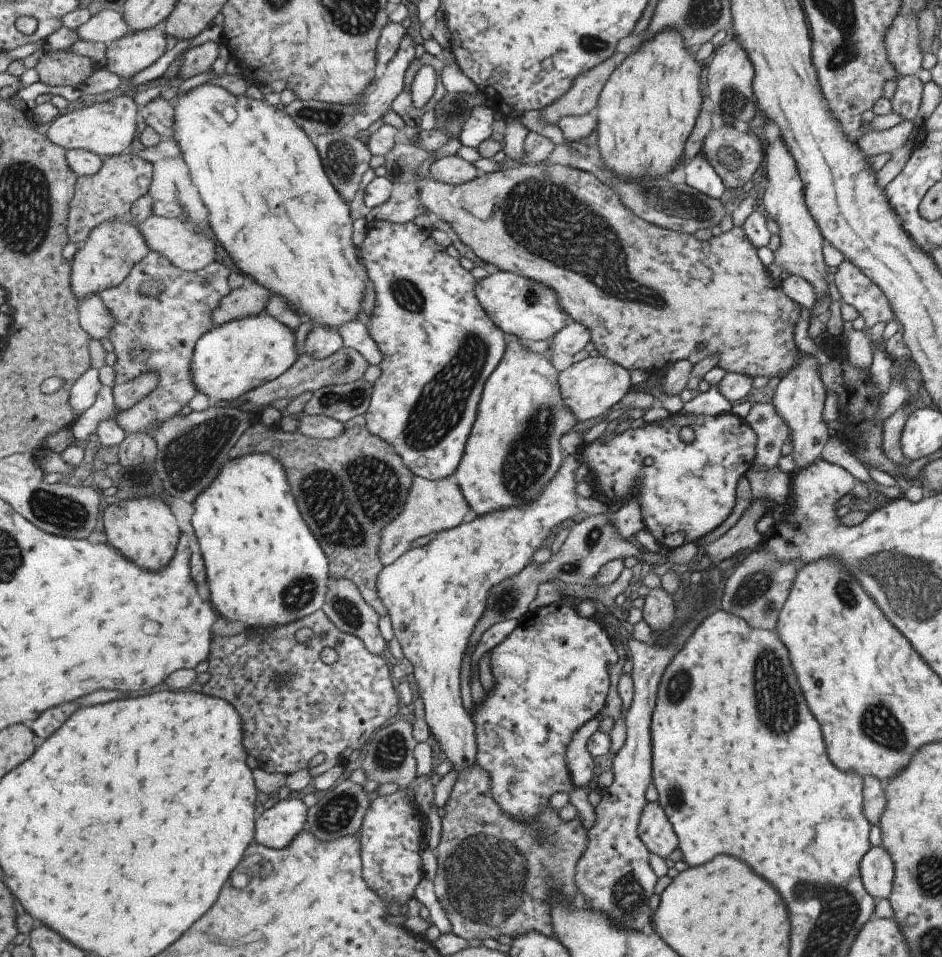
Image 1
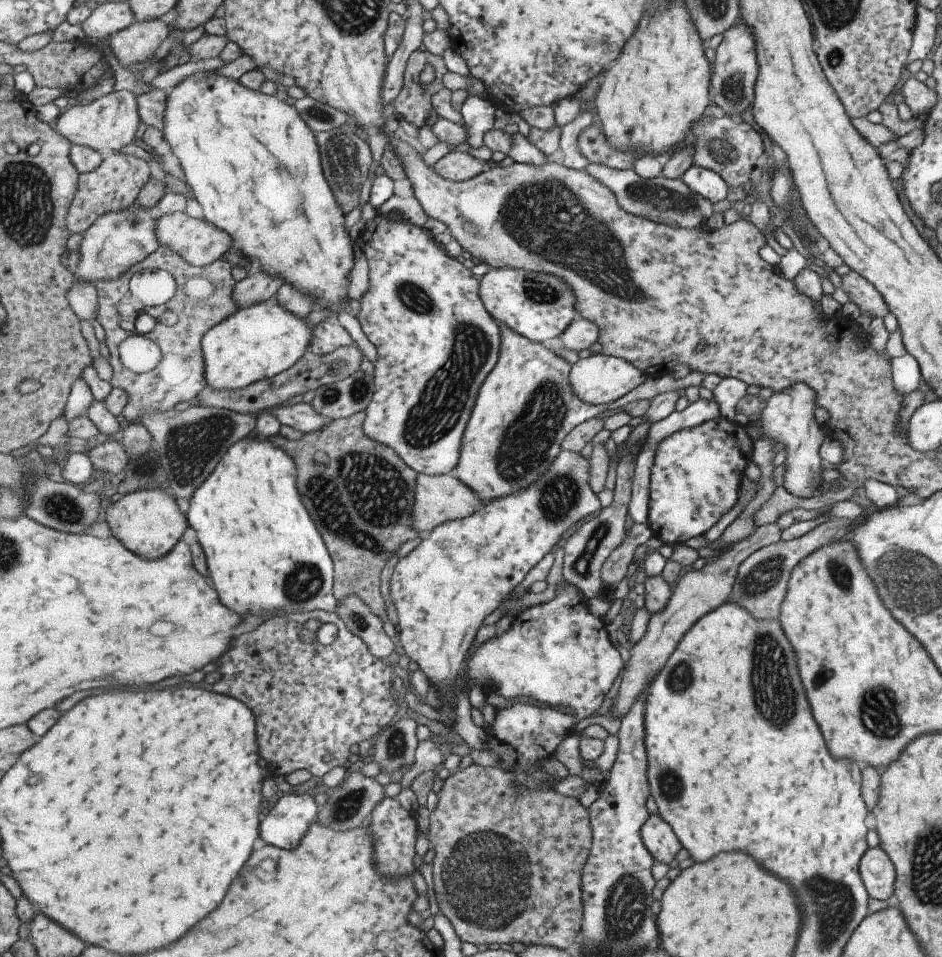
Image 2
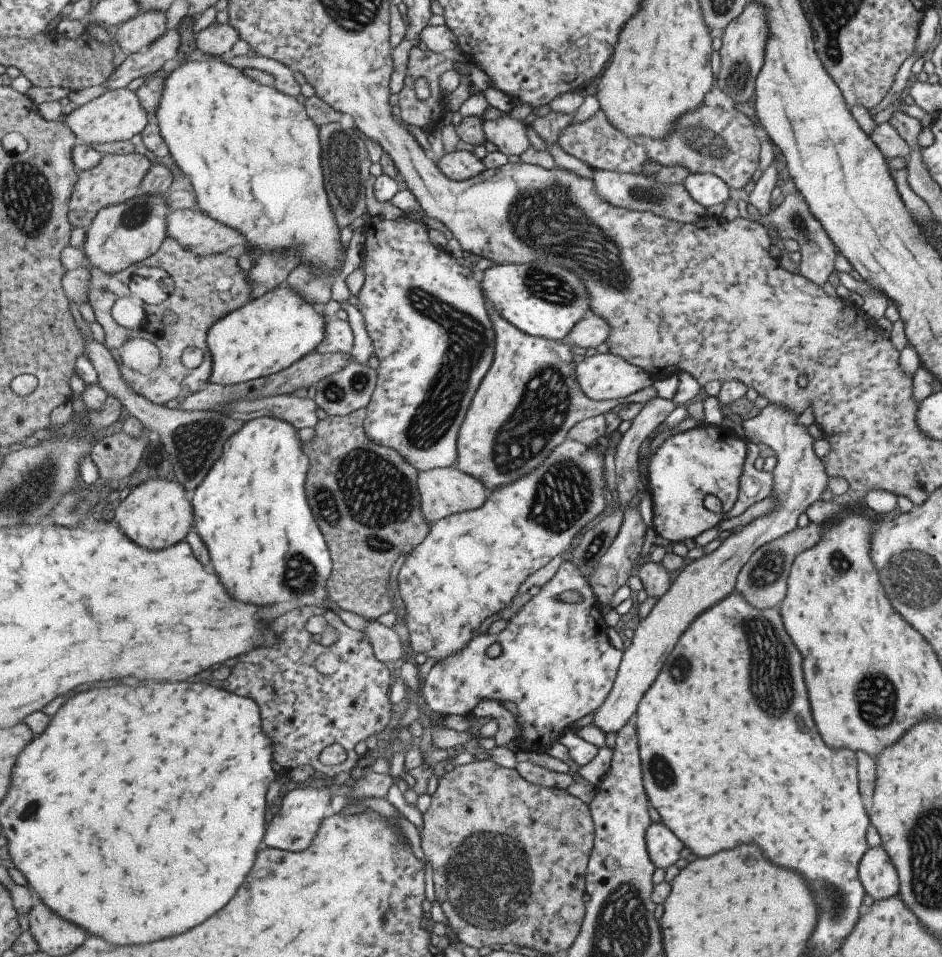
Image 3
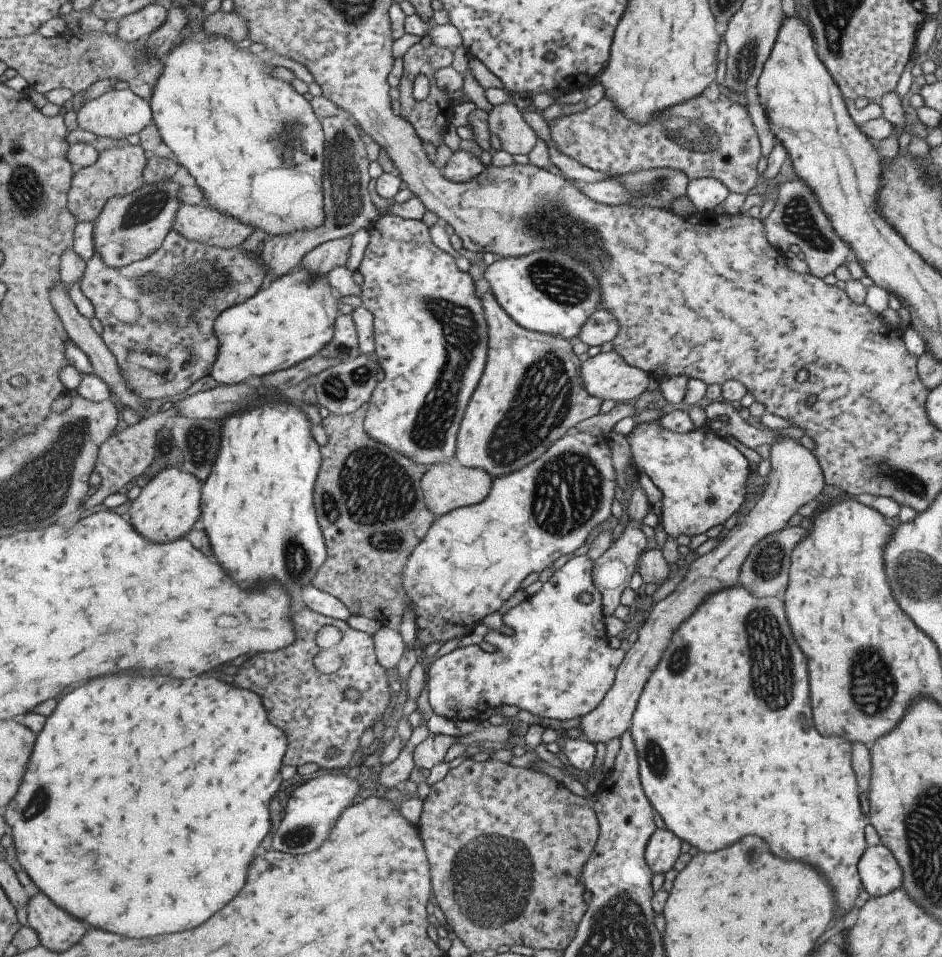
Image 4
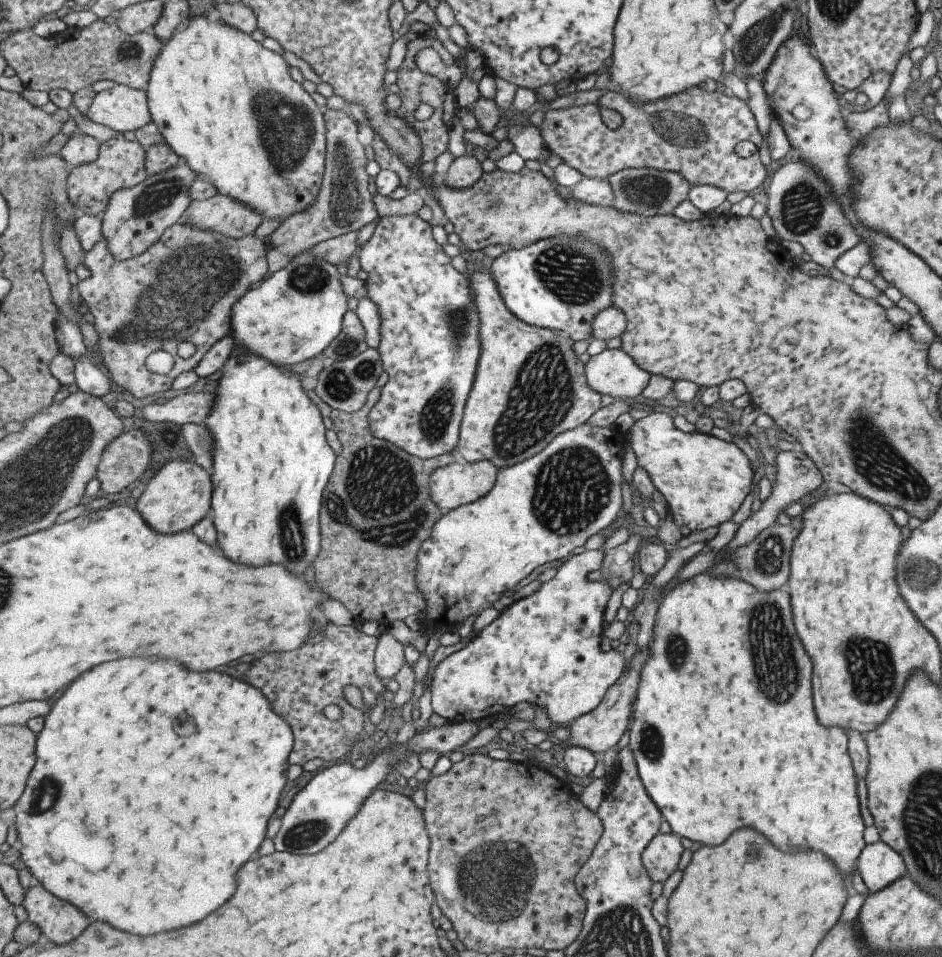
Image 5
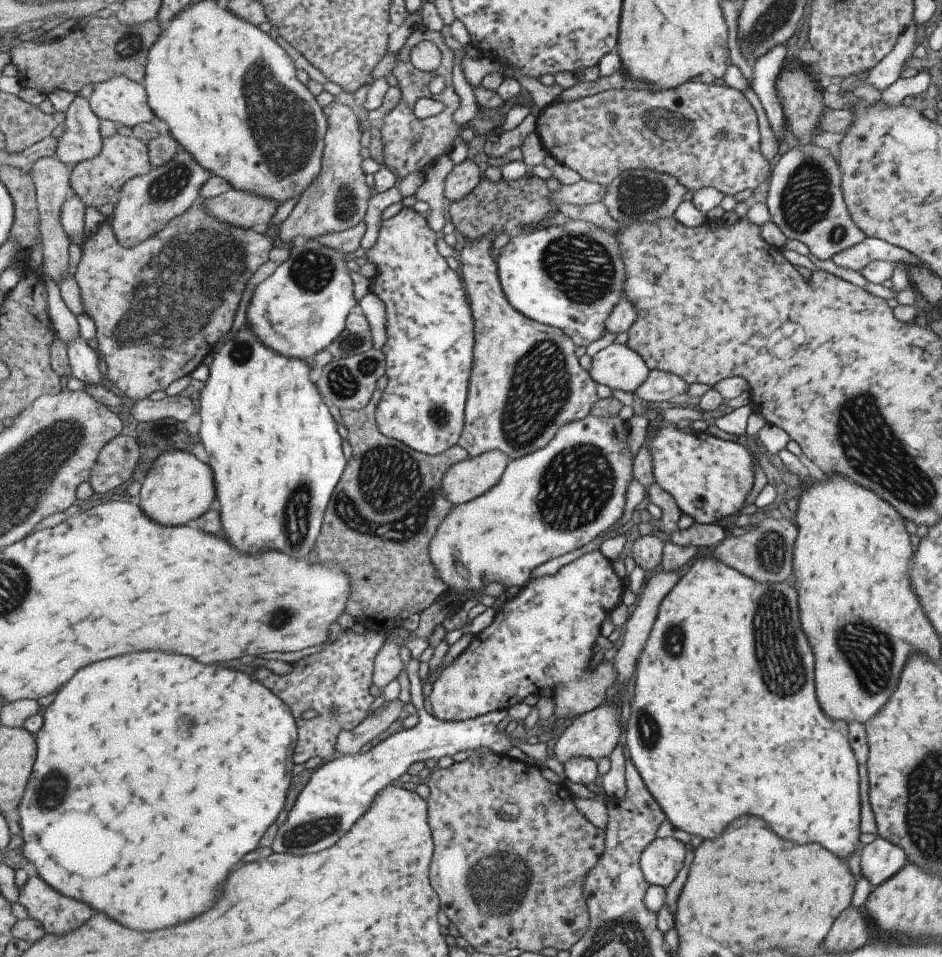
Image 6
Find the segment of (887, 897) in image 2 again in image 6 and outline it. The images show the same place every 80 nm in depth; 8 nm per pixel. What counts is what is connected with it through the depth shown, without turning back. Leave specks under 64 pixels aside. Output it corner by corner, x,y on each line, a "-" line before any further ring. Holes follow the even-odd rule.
879,836
860,848
860,874
872,888
891,878
907,862
901,848

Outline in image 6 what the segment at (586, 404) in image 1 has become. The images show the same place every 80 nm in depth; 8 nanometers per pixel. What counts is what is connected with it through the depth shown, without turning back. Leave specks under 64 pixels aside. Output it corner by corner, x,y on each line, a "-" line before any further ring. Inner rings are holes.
610,344
591,357
589,376
610,391
635,393
648,374
645,362
627,344

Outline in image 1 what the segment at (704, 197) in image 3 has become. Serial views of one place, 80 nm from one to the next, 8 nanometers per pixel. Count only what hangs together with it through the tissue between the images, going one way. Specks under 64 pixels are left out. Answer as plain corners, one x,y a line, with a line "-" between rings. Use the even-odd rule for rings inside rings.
701,149
683,164
683,174
685,174
684,183
701,194
714,199
719,199
719,196
723,194
724,184

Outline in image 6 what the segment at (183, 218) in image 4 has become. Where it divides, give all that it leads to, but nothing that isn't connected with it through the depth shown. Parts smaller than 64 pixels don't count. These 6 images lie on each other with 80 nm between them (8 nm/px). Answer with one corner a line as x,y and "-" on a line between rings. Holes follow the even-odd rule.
237,188
203,201
209,216
213,214
217,220
225,220
237,228
251,228
259,233
267,232
269,220
281,205
281,202

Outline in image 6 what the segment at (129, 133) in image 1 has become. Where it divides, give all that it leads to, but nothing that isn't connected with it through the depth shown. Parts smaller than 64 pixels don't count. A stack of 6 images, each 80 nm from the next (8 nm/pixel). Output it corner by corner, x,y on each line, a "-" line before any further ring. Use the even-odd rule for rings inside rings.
115,76
115,78
108,78
104,82
97,83
93,88
89,102
93,112
101,120
110,120
116,125
130,127
131,129
139,126
139,124
154,123
161,134
170,132
169,124
165,120
161,120
149,106
148,92
145,90
145,86
127,76

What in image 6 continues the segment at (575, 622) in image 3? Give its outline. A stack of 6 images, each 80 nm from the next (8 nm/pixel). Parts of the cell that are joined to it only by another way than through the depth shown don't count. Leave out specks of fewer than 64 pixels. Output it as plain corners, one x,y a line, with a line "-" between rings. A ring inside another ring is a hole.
591,550
591,552
587,552
587,554
583,554
582,556
579,556
579,558
575,558
575,560
571,560
569,564
561,566
553,576
546,575
541,576
541,578
529,580
527,586
525,586
517,596
511,598
511,600
506,600
503,603
493,624
491,624
486,630
483,630
479,635
474,636
468,648
454,659
452,663
449,663
443,668
439,676
436,678
436,681
433,683
432,693
430,695
433,714
443,721
470,720
471,718
490,714
493,711
507,710
507,708
511,708
511,706
523,702
529,694
537,694
539,696
542,690
549,690
552,695
551,697
548,697
553,702
551,721
559,720
559,718
567,720
567,718
573,718
583,715
587,711
592,711
593,708
599,706
604,700
608,689
612,686
612,683
615,680
616,670
611,662
599,663
597,667
591,669
588,665
592,658
591,649
593,648
595,638
600,634
600,626
602,622
609,616
611,610
621,602
623,588
624,586
621,582
621,578
613,572
610,560
604,558
599,550

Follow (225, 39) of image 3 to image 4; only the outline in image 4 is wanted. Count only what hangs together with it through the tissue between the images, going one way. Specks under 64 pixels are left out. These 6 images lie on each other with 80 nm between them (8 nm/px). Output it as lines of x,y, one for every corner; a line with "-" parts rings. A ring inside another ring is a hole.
220,10
204,21
203,30
209,37
225,37
235,43
249,38
247,21
235,10
229,13

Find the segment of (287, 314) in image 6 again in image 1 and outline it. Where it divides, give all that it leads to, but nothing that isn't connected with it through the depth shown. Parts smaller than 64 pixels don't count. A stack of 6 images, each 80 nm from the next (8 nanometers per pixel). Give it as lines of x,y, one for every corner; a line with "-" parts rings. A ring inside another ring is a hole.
267,312
219,325
196,344
192,377
211,403
231,405
249,391
284,375
295,361
295,334

